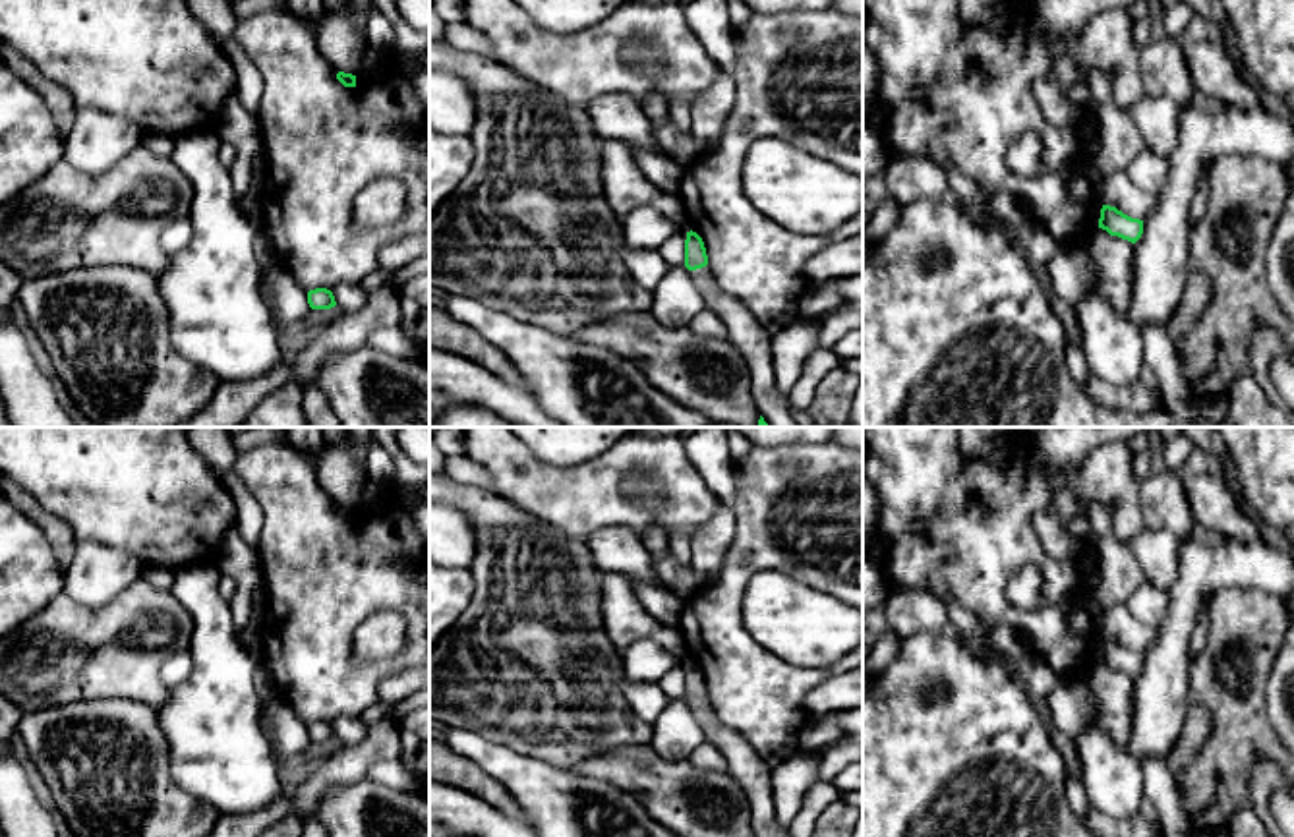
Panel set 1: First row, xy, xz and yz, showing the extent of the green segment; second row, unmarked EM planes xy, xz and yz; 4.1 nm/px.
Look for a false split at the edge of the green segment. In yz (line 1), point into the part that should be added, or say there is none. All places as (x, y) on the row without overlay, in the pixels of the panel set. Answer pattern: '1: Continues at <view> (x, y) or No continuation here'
1: No continuation here

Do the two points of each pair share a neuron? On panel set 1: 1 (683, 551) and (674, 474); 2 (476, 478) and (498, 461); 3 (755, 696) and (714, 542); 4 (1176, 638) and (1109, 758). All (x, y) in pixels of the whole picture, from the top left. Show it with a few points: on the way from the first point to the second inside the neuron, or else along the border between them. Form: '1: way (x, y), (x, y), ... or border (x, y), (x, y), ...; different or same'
1: border (689, 534), (670, 536); different
2: border (465, 455), (488, 472), (496, 491); different
3: border (735, 524), (718, 578), (699, 588); different
4: border (1124, 747), (1138, 764); different

